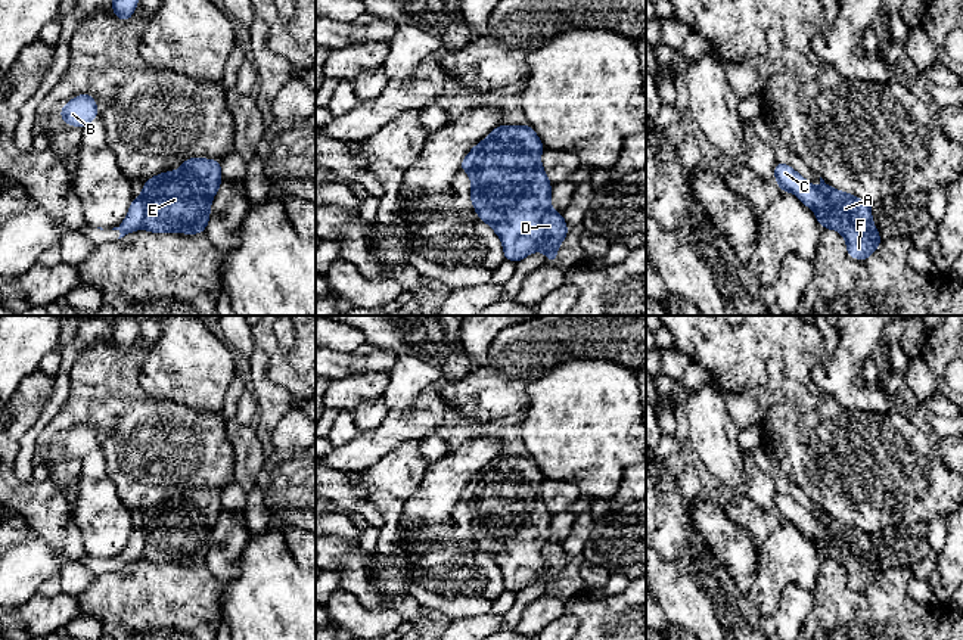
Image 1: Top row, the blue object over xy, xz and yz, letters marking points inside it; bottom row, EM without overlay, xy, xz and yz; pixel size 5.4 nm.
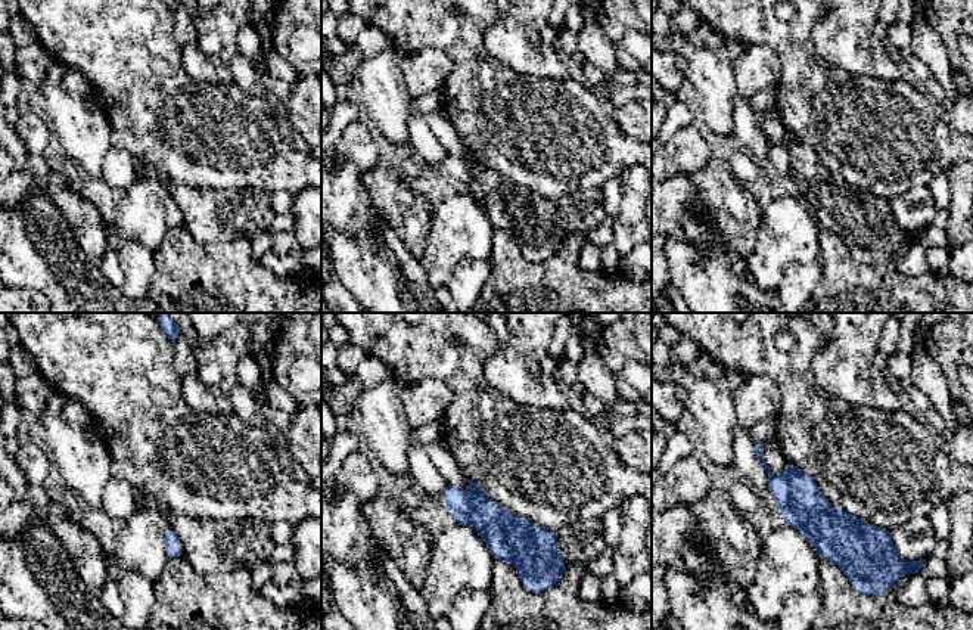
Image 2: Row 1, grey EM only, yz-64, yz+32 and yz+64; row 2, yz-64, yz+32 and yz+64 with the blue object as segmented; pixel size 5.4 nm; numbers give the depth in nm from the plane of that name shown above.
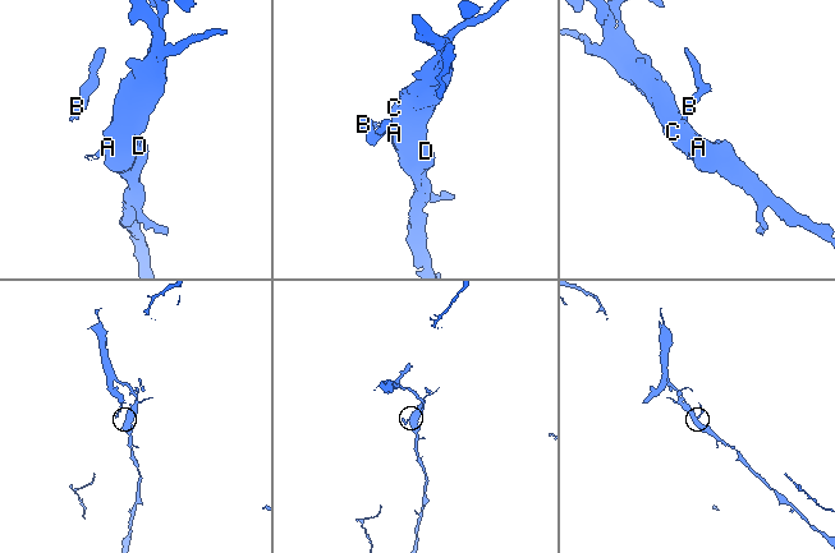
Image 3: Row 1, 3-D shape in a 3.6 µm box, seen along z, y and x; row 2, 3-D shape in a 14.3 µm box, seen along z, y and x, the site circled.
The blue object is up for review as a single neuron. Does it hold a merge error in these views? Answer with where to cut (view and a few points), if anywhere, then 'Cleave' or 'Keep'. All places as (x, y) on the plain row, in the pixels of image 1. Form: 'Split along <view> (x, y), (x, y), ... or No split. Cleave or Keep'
Split along xy (142, 525), (143, 558). Cleave

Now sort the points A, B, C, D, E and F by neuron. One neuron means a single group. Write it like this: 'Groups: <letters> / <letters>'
Groups: A D E F / B C

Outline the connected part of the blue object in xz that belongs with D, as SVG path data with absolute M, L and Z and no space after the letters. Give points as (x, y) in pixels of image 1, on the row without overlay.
M528 454L500 456L485 467L475 497L469 501L473 538L501 569L504 590L513 593L535 581L544 581L549 593L557 593L556 582L568 566L562 543L554 543L550 537L552 515L540 491L543 479L541 470Z

